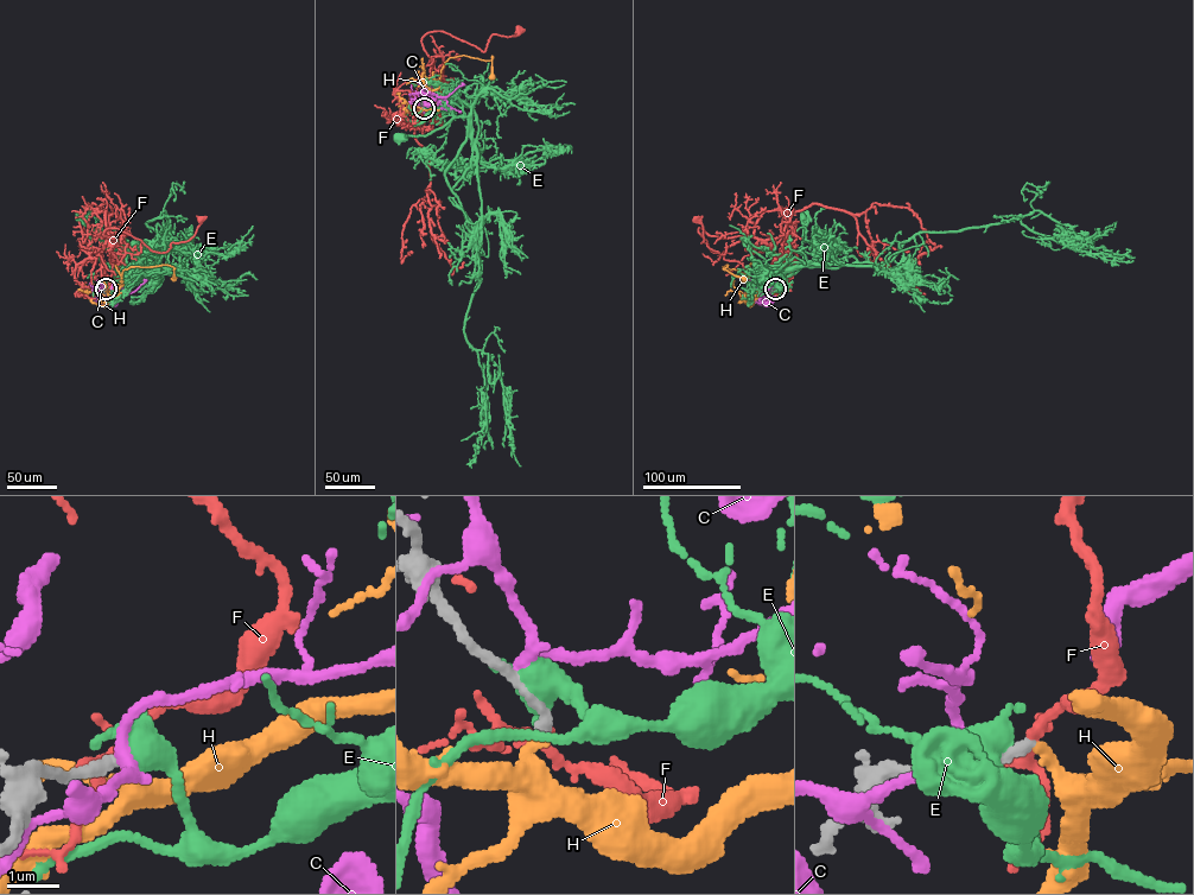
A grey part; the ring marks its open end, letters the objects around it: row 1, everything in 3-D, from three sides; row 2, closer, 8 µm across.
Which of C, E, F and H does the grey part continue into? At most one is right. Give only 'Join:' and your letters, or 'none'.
Join: H

